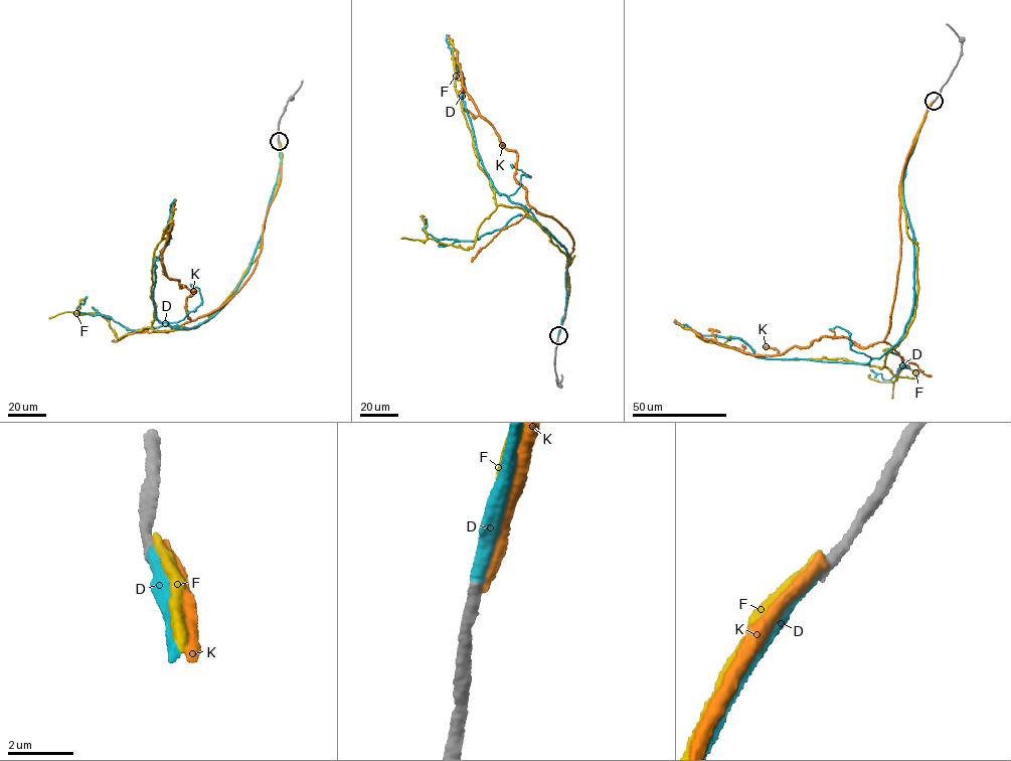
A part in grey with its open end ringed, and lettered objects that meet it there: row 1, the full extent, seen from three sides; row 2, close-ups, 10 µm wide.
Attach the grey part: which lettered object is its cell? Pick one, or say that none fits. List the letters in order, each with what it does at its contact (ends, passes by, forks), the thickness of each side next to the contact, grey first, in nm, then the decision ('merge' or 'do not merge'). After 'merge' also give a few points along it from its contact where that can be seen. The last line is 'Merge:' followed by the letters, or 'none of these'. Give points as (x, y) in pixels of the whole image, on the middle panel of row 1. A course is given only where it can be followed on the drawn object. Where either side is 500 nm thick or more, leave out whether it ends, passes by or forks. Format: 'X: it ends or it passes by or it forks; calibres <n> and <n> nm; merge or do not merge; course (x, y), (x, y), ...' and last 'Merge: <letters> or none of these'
D: it ends; calibres 400 and 360 nm; merge; course (557, 335), (571, 257), (531, 212), (493, 186), (460, 98), (462, 71), (447, 35)
F: it ends; calibres 420 and 300 nm; do not merge
K: it ends; calibres 400 and 360 nm; do not merge
Merge: D

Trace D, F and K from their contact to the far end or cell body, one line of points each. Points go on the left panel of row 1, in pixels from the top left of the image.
D: (278, 141), (279, 174), (249, 270), (226, 304), (187, 329), (159, 321), (153, 301), (174, 199)
F: (279, 141), (279, 180), (261, 253), (208, 319), (194, 327), (154, 330), (153, 257), (175, 208)
K: (279, 141), (256, 268), (191, 320), (196, 290), (162, 261), (176, 199)

